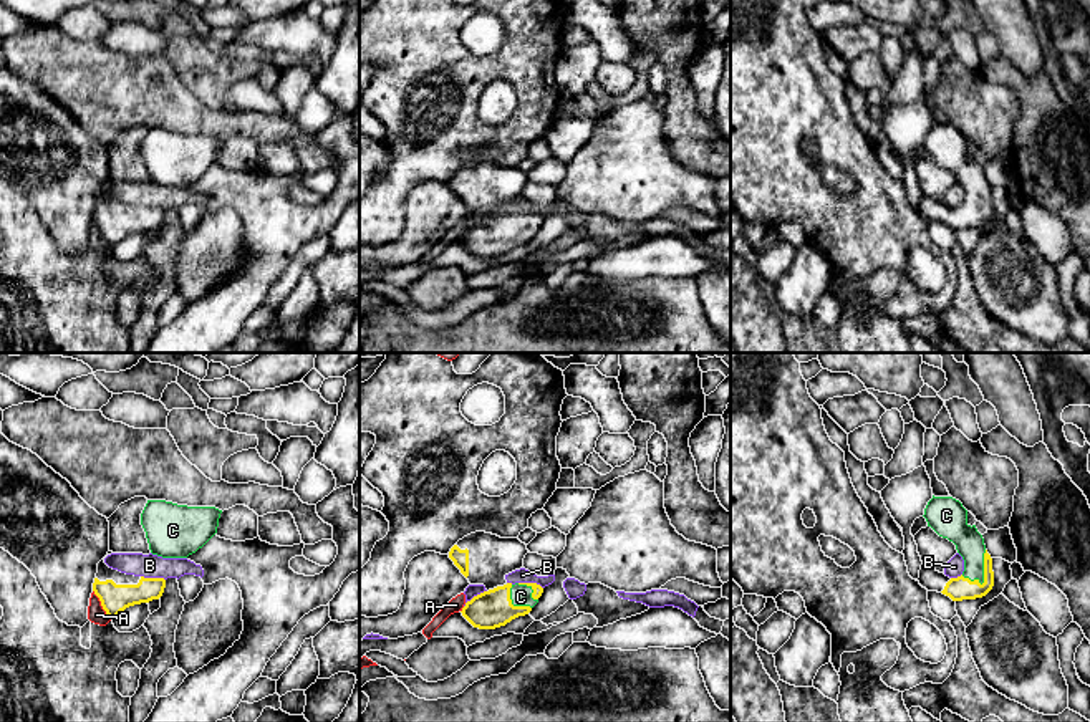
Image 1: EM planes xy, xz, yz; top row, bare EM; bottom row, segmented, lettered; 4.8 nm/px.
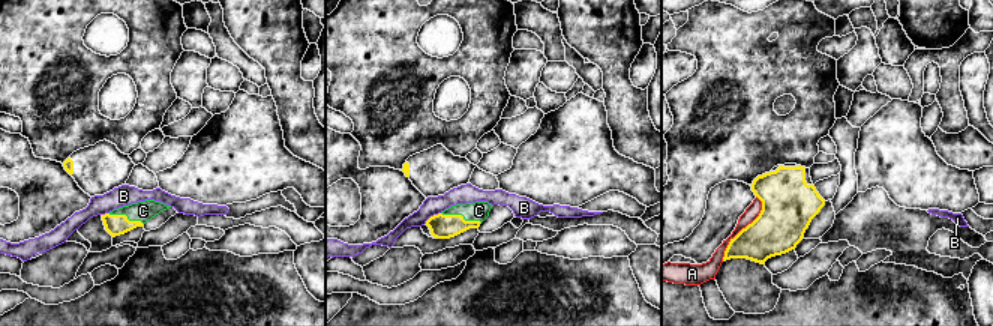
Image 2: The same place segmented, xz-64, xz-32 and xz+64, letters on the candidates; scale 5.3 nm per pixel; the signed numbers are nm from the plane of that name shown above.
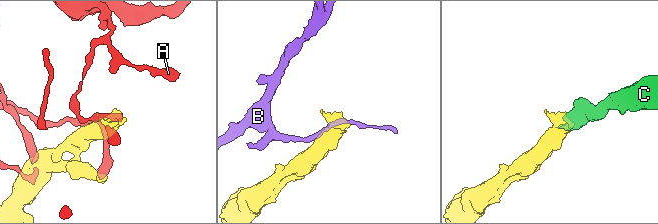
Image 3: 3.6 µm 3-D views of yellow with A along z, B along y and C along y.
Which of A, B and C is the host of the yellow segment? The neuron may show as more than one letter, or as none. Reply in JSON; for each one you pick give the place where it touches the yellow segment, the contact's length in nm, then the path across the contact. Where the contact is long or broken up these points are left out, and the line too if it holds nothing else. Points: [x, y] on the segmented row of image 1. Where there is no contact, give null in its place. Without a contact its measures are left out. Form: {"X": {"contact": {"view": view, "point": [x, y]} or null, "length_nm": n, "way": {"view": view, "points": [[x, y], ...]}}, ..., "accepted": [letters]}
{"C": {"contact": {"view": "yz", "point": [984, 575]}, "length_nm": 180, "way": {"view": "yz", "points": [[959, 588], [981, 583], [984, 575], [978, 568], [969, 543]]}}, "accepted": ["C"]}

